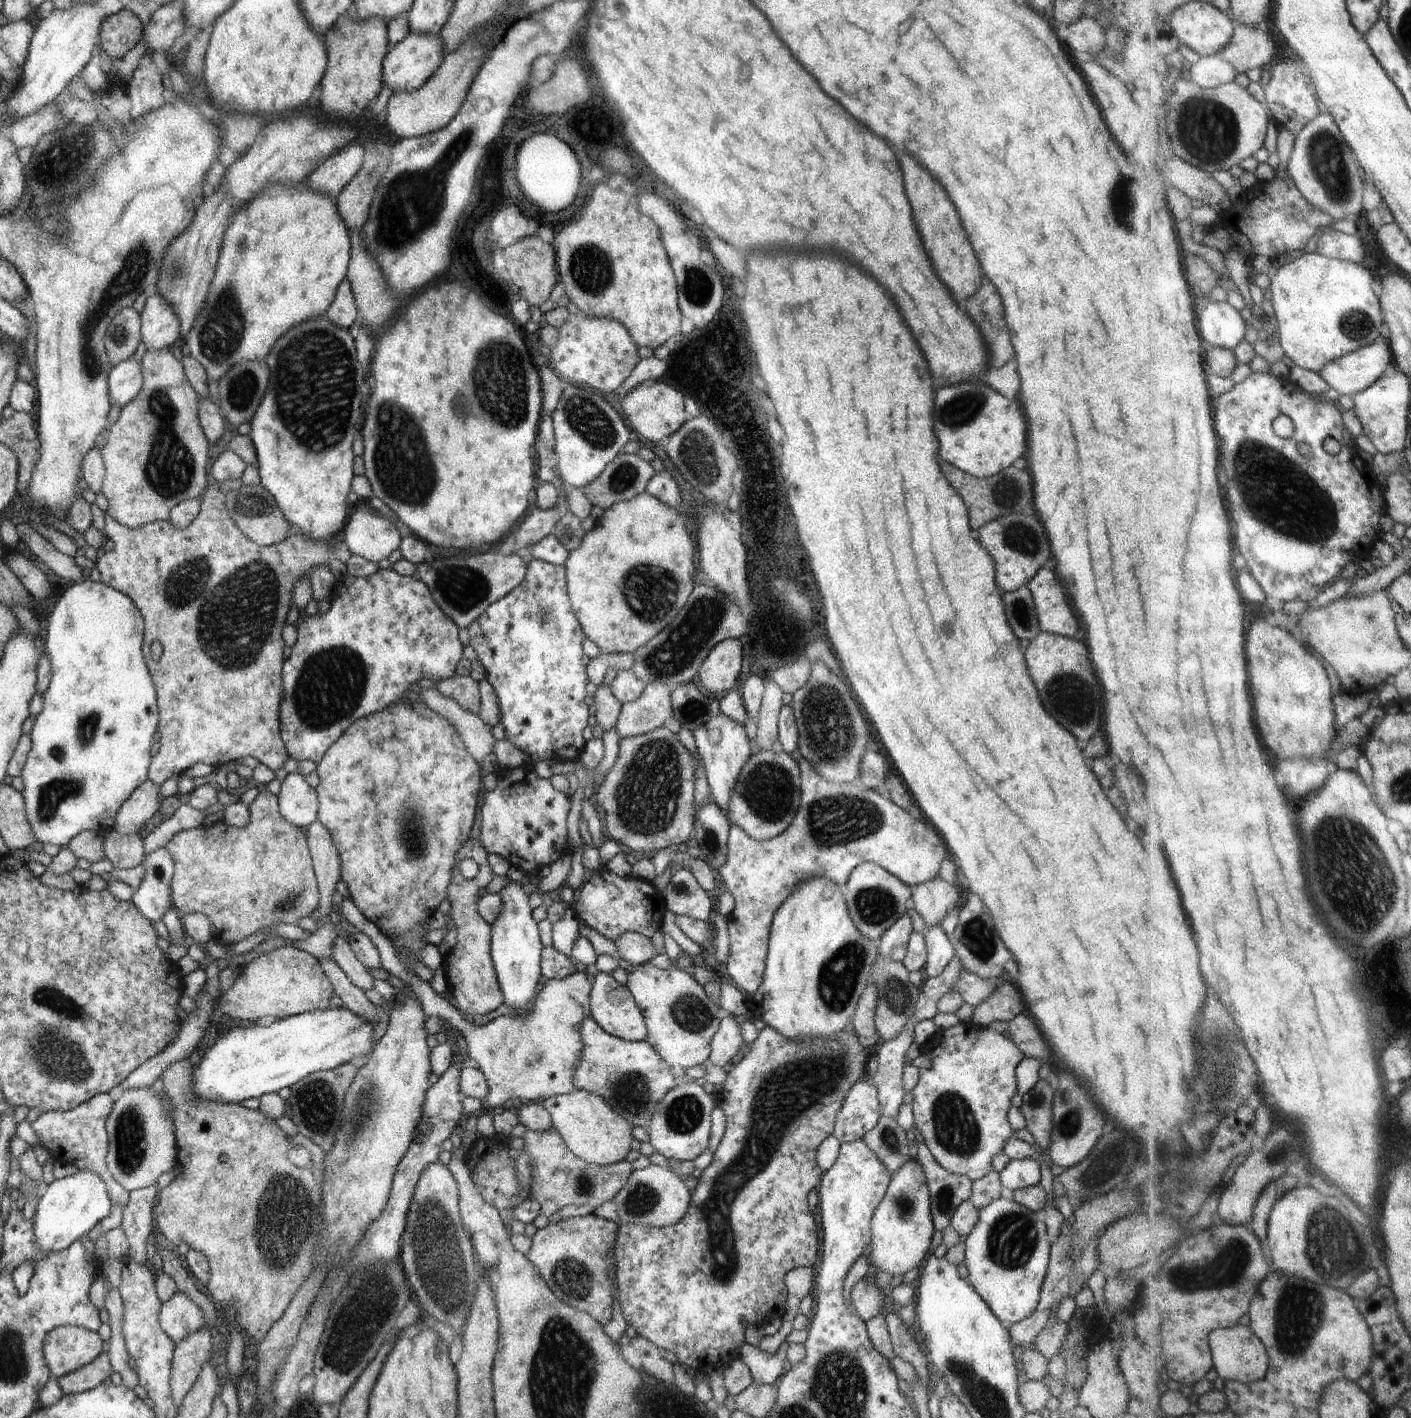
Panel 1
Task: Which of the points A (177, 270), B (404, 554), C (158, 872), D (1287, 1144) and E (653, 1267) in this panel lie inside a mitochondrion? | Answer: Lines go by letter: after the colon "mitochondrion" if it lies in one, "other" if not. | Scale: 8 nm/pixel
A: mitochondrion
B: other
C: other
D: mitochondrion
E: other

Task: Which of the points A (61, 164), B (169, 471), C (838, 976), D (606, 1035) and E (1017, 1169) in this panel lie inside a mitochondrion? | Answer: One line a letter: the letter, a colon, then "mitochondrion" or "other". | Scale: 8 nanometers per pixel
A: mitochondrion
B: mitochondrion
C: mitochondrion
D: other
E: other

